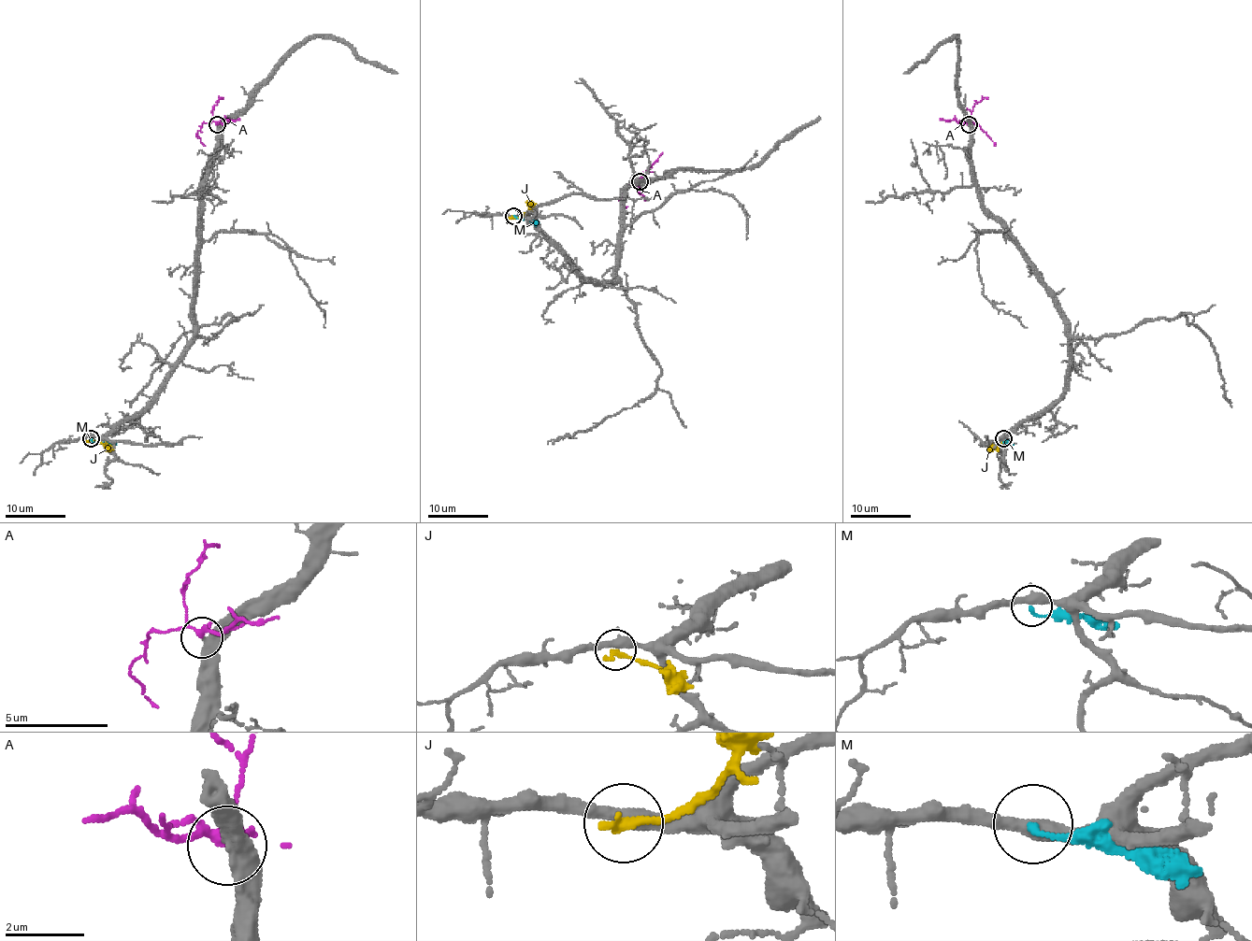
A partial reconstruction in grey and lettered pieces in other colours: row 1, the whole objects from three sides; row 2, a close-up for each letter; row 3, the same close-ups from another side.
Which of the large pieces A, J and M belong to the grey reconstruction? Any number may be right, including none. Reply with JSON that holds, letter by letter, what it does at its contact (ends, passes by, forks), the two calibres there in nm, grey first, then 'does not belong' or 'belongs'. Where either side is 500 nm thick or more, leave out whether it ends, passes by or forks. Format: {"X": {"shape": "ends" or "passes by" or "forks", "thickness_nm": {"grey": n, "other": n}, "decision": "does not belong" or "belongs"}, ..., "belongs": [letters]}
{"A": {"shape": "forks", "thickness_nm": {"grey": 420, "other": 170}, "decision": "belongs"}, "J": {"shape": "ends", "thickness_nm": {"grey": 400, "other": 280}, "decision": "does not belong"}, "M": {"shape": "ends", "thickness_nm": {"grey": 400, "other": 130}, "decision": "does not belong"}, "belongs": ["A"]}

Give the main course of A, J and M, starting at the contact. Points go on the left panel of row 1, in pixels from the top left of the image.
A: (217, 124), (214, 121), (203, 122), (197, 132), (205, 146)
J: (91, 438), (108, 450)
M: (91, 438), (116, 445)

